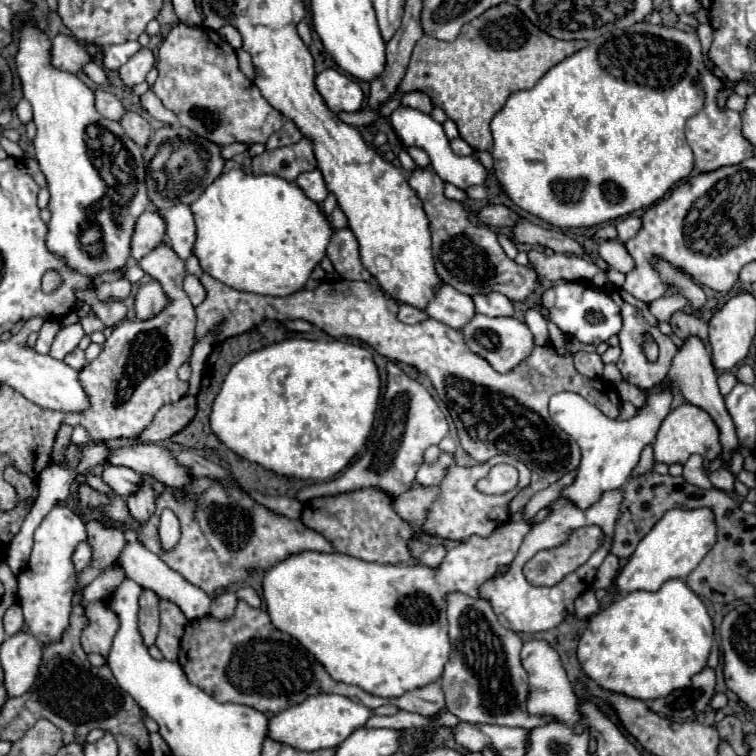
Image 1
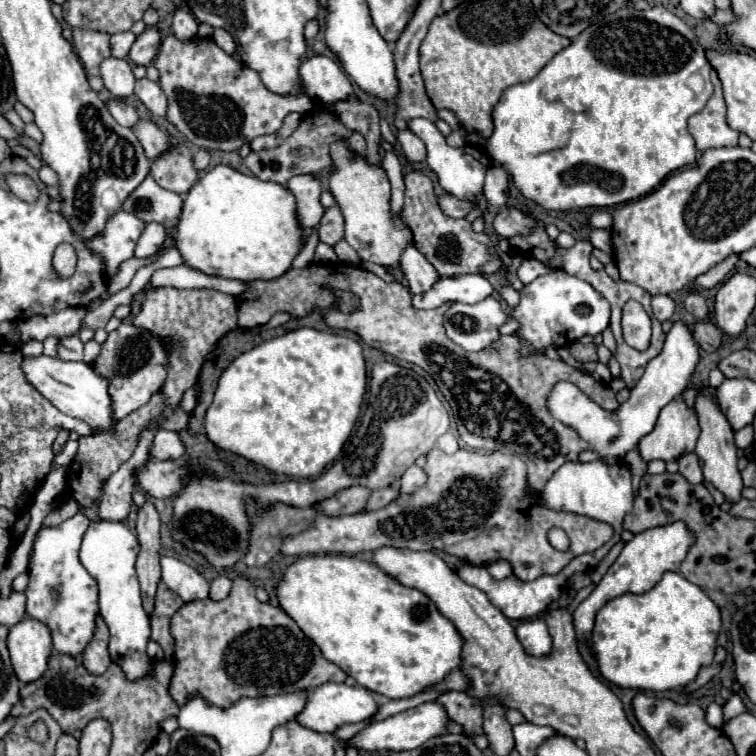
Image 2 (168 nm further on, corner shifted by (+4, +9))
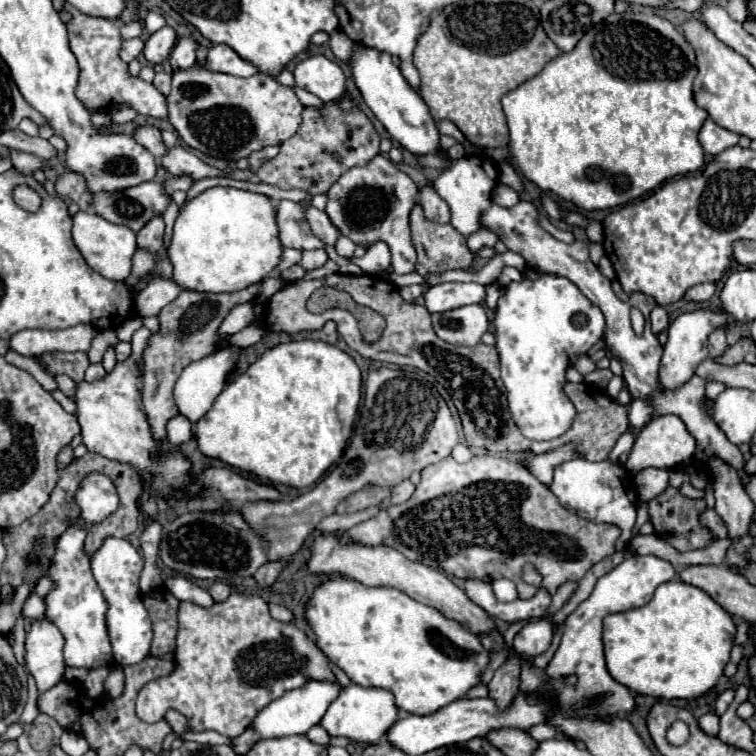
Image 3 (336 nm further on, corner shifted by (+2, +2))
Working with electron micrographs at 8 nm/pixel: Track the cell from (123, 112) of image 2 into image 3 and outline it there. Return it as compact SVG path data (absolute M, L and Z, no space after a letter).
M152 126L138 128L134 132L134 138L136 138L138 144L142 144L146 150L150 150L156 158L160 158L168 152L168 146L162 142L162 134L160 134L158 128L152 128Z

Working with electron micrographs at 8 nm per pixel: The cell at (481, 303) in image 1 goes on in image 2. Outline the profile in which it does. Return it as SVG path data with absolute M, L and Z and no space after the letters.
M462 275L456 279L440 279L432 291L412 295L412 305L416 309L436 309L446 301L472 305L490 297L492 293L494 289L484 275Z

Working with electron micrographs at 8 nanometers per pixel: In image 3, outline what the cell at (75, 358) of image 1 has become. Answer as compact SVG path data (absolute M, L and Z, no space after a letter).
M50 352L50 354L42 354L38 362L42 368L46 368L48 374L52 376L66 374L74 382L82 382L84 372L90 366L88 356L82 352Z

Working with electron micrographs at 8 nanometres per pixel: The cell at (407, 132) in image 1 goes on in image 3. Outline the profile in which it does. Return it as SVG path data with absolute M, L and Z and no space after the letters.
M464 156L460 160L452 160L452 166L446 168L442 172L442 176L438 176L438 180L434 182L434 190L448 202L450 212L452 212L452 226L464 234L470 236L472 232L480 230L480 214L482 210L488 210L492 200L492 190L496 186L498 180L498 168L488 160L488 158L480 158L480 156Z

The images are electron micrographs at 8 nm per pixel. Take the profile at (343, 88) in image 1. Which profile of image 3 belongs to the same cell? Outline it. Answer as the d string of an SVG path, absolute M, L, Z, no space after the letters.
M322 54L300 60L294 68L294 80L296 86L312 92L322 102L332 102L346 92L342 68Z

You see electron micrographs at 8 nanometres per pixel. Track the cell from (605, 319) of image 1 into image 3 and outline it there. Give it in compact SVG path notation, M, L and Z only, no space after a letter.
M544 274L536 280L510 282L494 316L496 350L506 388L508 410L520 434L528 440L562 436L576 418L576 408L564 394L566 358L574 364L604 335L604 316L568 278Z

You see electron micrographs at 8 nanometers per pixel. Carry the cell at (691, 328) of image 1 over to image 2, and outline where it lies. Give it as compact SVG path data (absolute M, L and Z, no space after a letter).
M696 321L696 323L690 323L688 329L692 331L692 337L698 341L698 345L708 353L716 351L720 347L720 343L722 343L722 333L714 323Z

